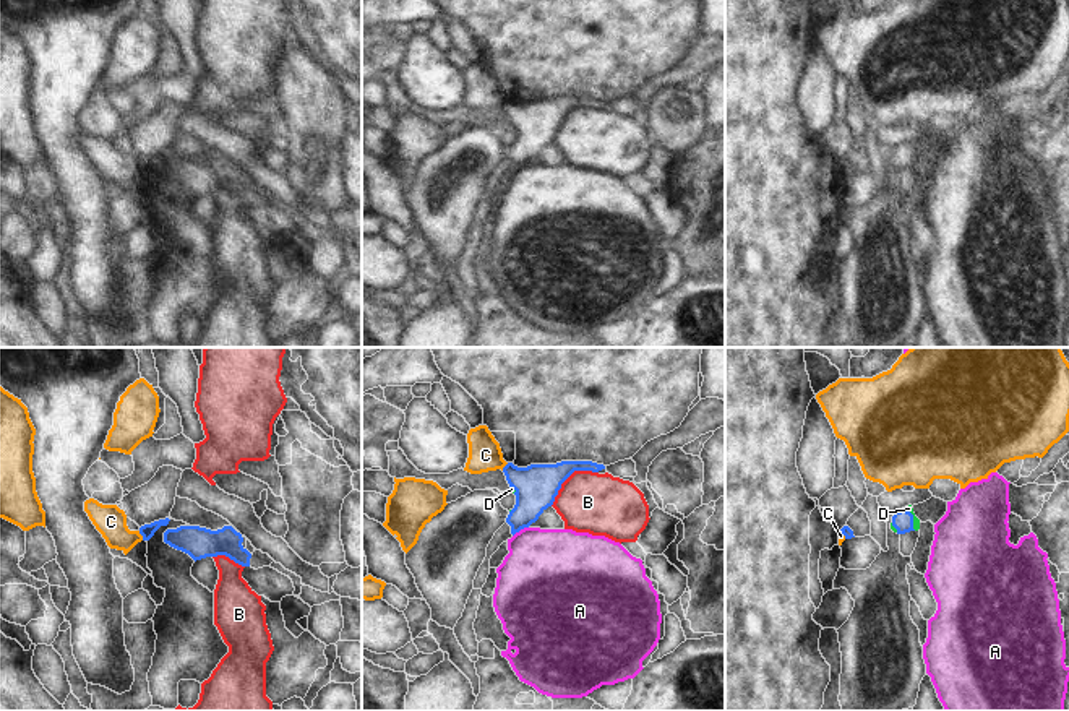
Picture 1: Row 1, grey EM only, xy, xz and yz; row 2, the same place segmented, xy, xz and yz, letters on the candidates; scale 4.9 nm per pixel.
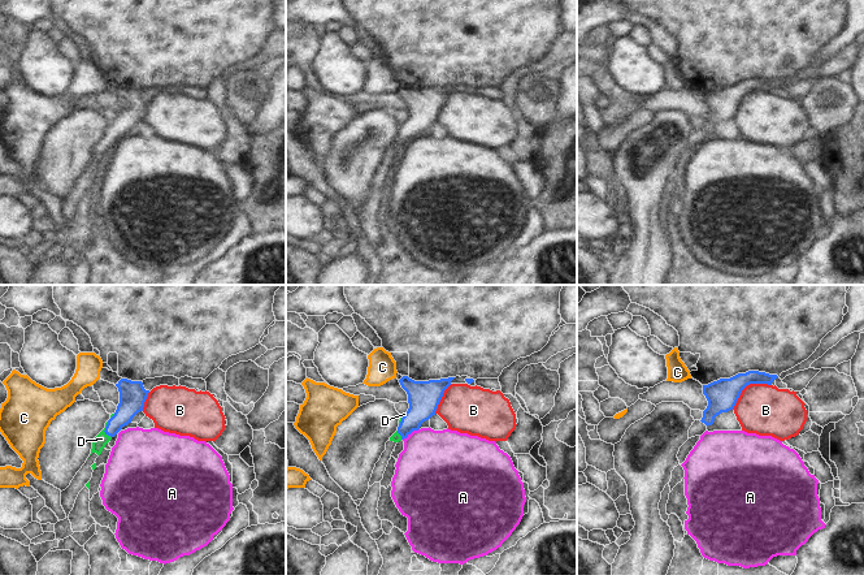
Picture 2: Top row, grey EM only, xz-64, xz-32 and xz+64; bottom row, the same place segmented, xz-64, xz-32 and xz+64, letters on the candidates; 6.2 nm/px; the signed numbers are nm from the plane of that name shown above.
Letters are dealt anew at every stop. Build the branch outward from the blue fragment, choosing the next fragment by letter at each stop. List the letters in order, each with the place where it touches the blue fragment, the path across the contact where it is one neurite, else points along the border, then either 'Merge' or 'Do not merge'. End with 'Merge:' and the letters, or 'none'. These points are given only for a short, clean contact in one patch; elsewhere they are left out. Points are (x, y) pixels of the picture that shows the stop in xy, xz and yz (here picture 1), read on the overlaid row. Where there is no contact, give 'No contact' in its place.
A: Touches blue at xz (519, 530). Boundary: xz (528, 526), (513, 536). Do not merge
B: Touches blue at xz (568, 476). Boundary: xz (597, 471), (575, 471), (562, 484), (550, 505). Do not merge
C: Touches blue at xy (141, 534). Boundary: xy (138, 531), (143, 539). Do not merge
D: Touches blue at yz (912, 518). Path across: yz (902, 521), (912, 518), (909, 508). Merge
Merge: D

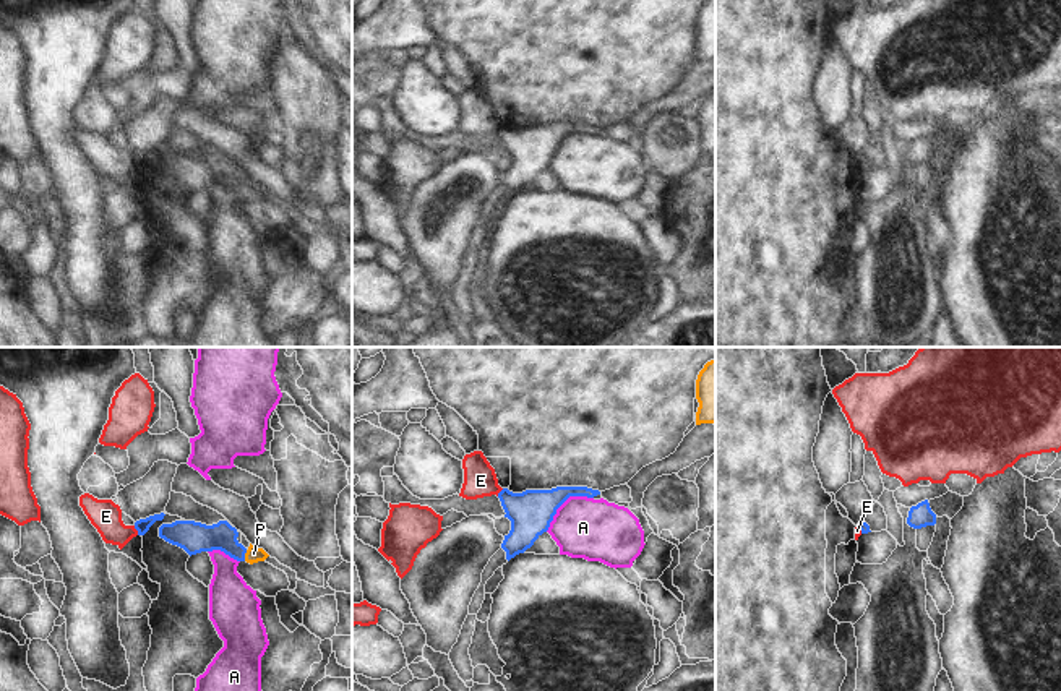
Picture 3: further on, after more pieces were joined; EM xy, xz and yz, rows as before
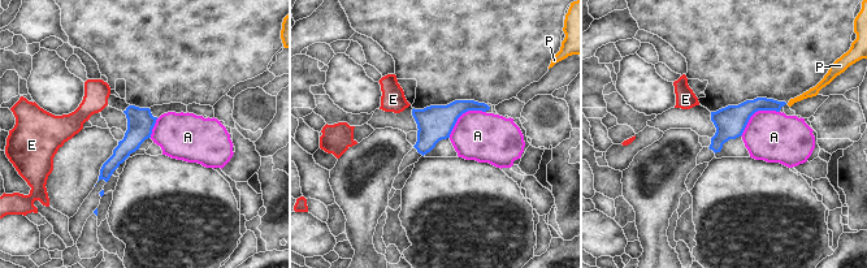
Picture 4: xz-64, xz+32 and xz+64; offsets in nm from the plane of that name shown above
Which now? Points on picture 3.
A: Touches blue at xz (563, 502). Boundary: xz (592, 497), (570, 497), (557, 510), (545, 531). Do not merge
E: Touches blue at xy (137, 529). Do not merge
P: Touches blue at xy (244, 555). Path across: xy (197, 537), (223, 537), (244, 555), (253, 553). Merge
Merge: P

